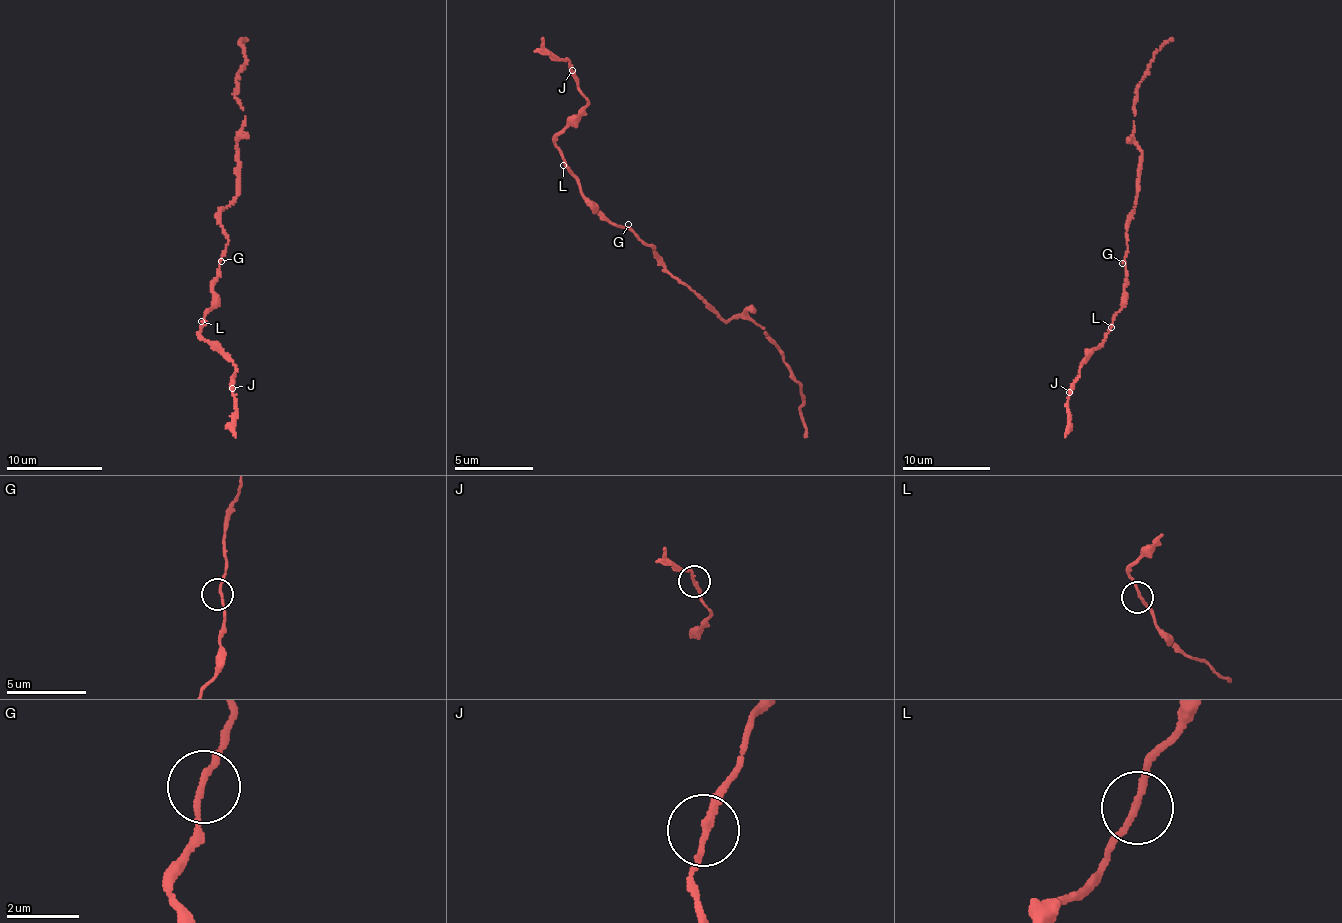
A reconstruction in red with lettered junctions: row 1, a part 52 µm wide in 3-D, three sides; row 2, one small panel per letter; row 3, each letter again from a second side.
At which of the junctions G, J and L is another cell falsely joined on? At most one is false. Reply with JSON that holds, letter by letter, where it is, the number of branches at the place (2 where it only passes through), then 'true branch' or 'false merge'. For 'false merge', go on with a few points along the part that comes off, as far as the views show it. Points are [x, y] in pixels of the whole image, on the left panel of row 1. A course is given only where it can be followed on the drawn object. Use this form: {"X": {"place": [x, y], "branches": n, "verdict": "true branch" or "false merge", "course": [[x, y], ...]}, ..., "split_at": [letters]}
{"G": {"place": [221, 261], "branches": 2, "verdict": "true branch"}, "J": {"place": [232, 388], "branches": 2, "verdict": "true branch"}, "L": {"place": [201, 321], "branches": 2, "verdict": "true branch"}, "split_at": []}

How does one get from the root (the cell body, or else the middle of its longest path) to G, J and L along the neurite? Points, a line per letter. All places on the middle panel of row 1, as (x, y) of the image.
G: (653, 246), (640, 241), (628, 224)
J: (653, 246), (585, 201), (579, 181), (558, 152), (555, 142), (558, 135), (587, 103), (572, 79), (572, 69)
L: (653, 246), (585, 201), (579, 181), (563, 165)

